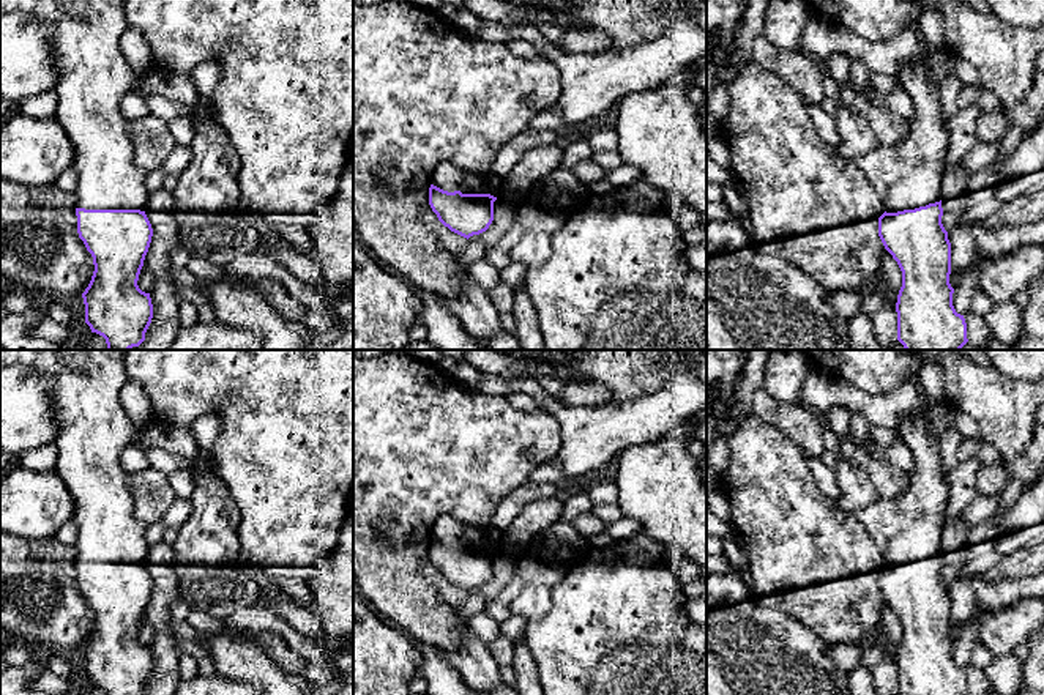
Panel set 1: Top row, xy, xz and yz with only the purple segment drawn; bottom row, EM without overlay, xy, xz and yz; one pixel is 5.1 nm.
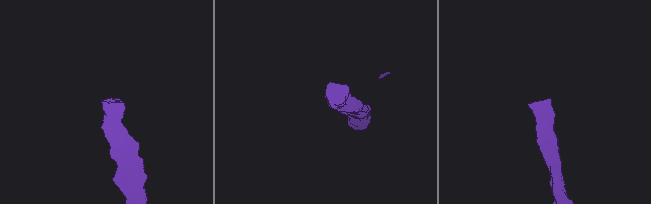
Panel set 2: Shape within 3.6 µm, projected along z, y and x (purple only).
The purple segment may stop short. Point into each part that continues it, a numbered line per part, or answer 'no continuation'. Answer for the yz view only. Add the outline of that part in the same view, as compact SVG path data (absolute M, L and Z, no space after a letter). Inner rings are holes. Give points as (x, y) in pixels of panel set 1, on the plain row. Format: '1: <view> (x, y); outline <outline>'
1: yz (909, 528); outline M926 407L900 421L896 438L913 457L915 470L907 474L907 489L899 498L877 496L855 512L886 566L940 555L948 523L948 473L941 465L938 438L932 432Z

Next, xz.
1: xz (448, 530); outline M442 515L435 522L432 537L448 545L460 544L462 547L490 547L494 550L503 544L500 528L468 525L451 515Z

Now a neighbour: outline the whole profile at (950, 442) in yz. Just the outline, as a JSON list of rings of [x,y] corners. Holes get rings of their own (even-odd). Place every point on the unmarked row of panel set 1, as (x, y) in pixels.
[[[951,427],[938,438],[940,459],[946,473],[953,471],[959,465],[957,449],[962,438],[964,437]]]

